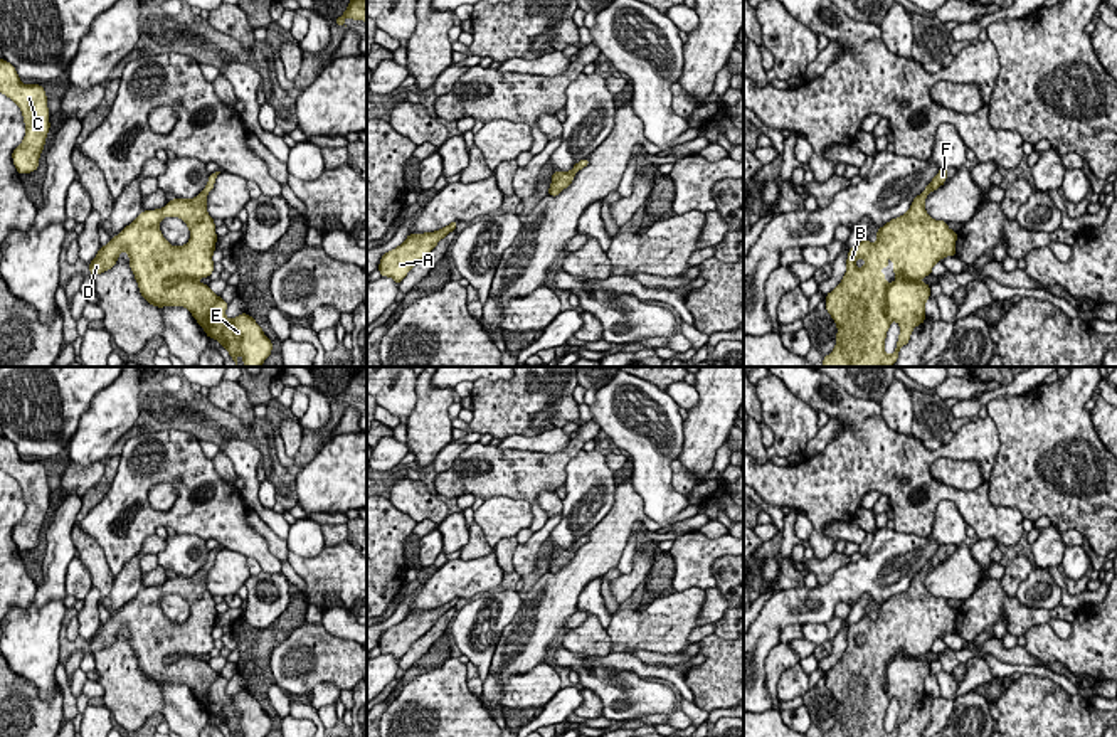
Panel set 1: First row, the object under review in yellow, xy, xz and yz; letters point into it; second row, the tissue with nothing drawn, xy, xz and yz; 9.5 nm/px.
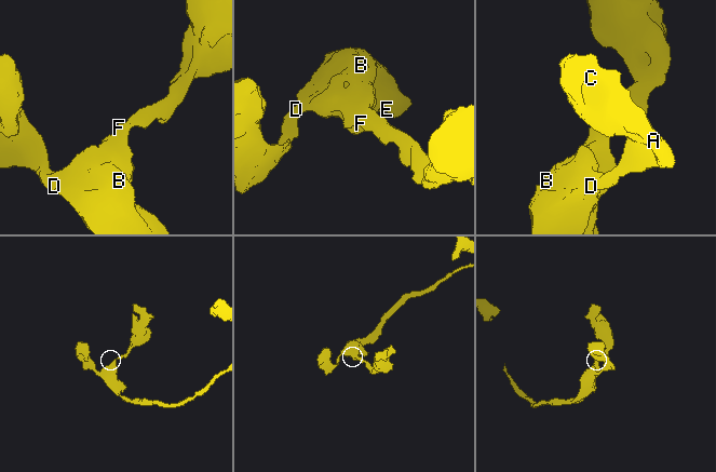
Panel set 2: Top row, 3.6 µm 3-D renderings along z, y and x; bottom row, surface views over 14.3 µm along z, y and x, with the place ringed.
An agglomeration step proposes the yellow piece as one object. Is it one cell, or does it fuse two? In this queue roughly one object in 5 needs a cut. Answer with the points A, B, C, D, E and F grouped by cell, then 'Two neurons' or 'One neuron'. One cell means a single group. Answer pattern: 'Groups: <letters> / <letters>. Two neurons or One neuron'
Groups: A B C D E F. One neuron

